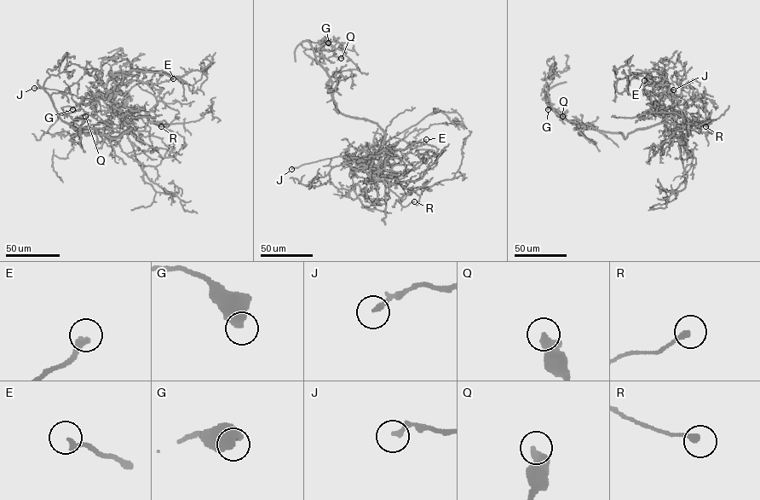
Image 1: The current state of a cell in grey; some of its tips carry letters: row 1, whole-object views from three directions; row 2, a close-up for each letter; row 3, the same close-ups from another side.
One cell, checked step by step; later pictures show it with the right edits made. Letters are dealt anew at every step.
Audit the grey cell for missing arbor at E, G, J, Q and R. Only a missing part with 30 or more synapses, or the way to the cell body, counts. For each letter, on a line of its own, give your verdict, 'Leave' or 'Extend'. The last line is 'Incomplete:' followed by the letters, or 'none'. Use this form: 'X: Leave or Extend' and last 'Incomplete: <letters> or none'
E: Leave
G: Leave
J: Leave
Q: Leave
R: Leave
Incomplete: none

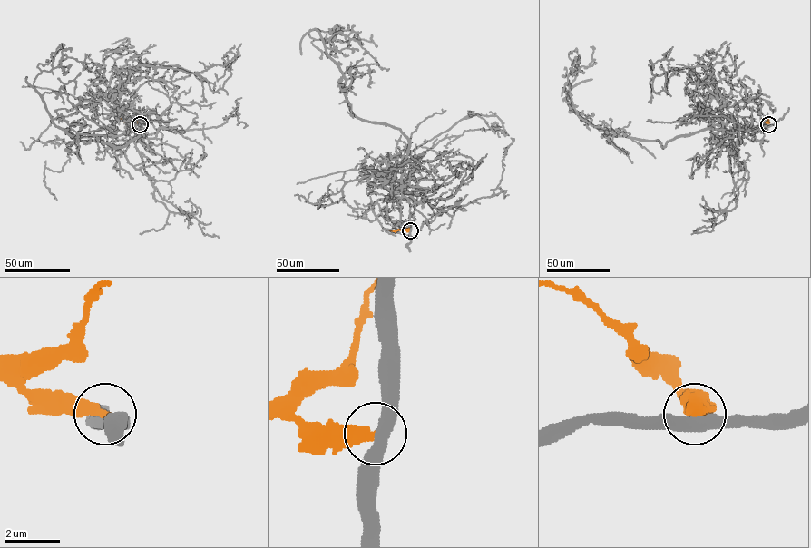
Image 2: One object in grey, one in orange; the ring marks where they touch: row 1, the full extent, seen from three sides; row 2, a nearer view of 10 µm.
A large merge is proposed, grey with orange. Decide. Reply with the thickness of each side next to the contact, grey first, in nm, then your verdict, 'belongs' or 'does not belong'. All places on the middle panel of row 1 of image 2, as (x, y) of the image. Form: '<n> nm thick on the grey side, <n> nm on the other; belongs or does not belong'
440 nm thick on the grey side, 440 nm on the other; does not belong

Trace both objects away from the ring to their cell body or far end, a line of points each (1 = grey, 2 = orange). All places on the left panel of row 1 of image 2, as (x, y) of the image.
1: (140, 124), (124, 146), (78, 141), (53, 122), (34, 86), (67, 57), (99, 65), (100, 73)
2: (140, 123), (117, 117)

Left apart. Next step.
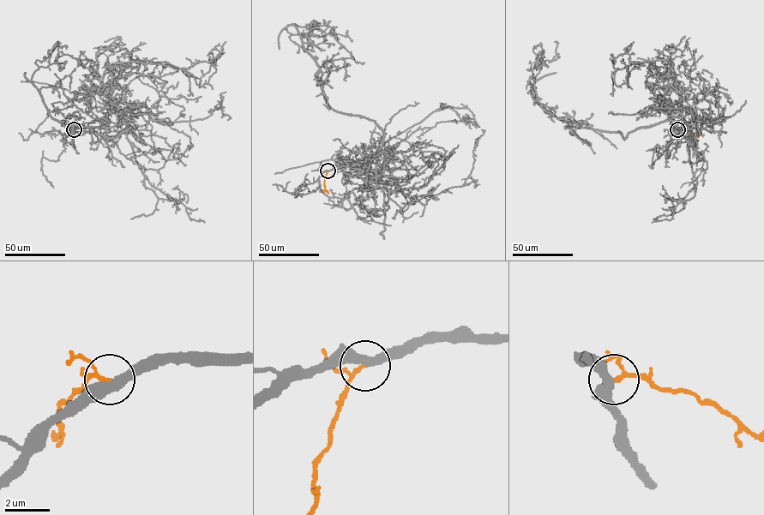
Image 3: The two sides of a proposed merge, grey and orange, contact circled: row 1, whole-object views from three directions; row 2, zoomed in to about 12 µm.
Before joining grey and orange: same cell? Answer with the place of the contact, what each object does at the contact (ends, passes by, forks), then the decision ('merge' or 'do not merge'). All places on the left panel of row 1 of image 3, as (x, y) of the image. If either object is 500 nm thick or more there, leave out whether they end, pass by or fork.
(74, 129) | grey passes by | orange passes by | merge

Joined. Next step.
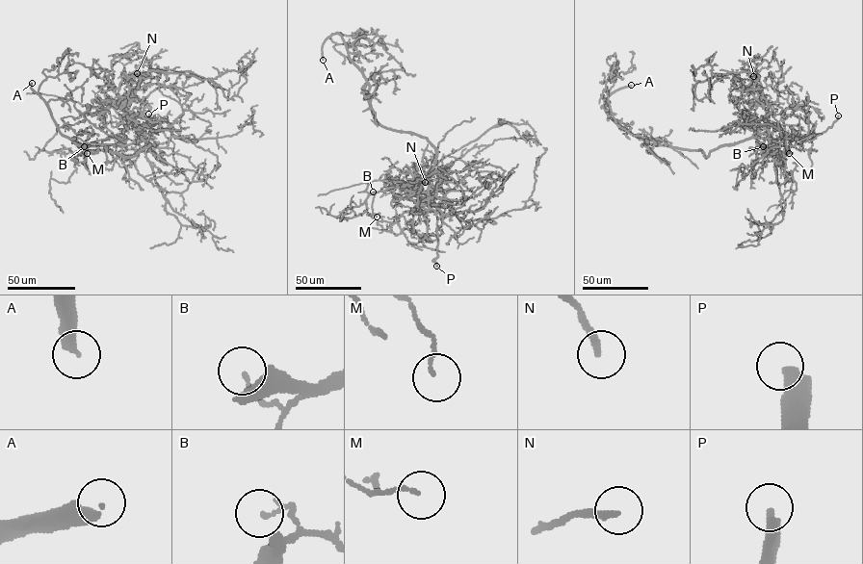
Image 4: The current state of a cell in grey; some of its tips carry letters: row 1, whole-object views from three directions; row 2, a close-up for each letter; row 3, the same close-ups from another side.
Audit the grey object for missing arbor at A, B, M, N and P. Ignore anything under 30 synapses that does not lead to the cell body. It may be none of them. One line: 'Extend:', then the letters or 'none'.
Extend: A, N, P

